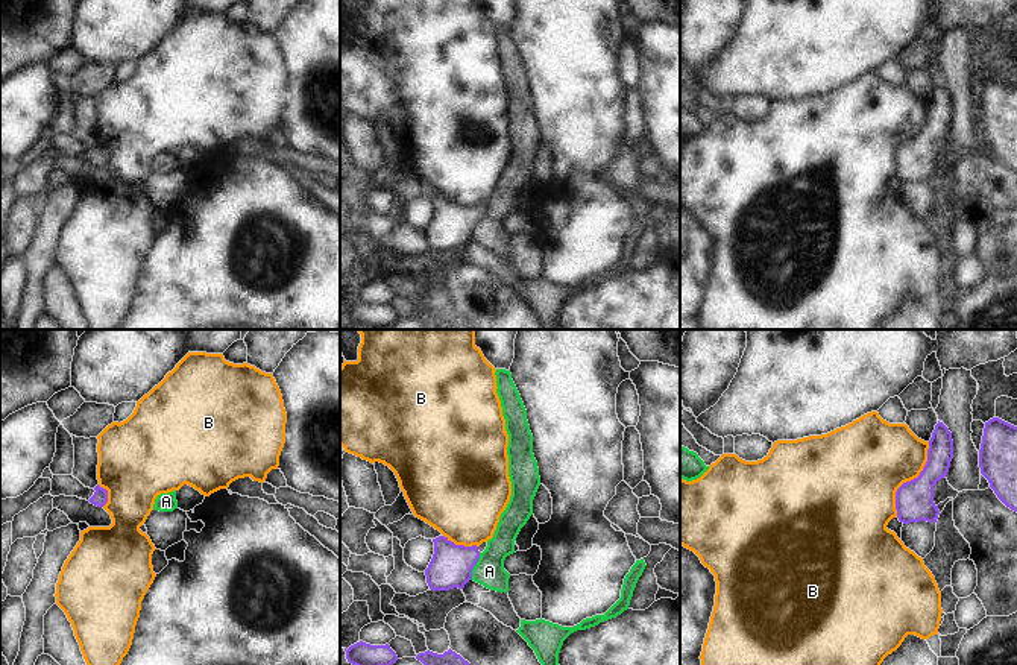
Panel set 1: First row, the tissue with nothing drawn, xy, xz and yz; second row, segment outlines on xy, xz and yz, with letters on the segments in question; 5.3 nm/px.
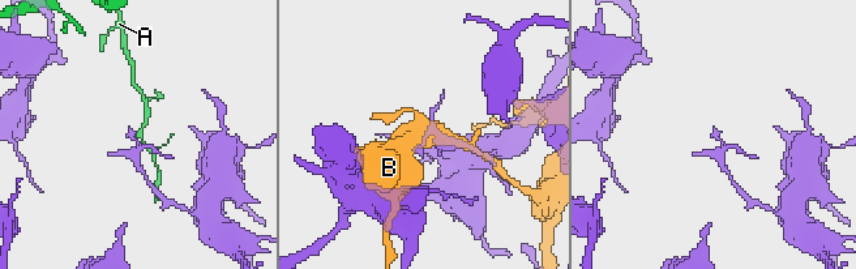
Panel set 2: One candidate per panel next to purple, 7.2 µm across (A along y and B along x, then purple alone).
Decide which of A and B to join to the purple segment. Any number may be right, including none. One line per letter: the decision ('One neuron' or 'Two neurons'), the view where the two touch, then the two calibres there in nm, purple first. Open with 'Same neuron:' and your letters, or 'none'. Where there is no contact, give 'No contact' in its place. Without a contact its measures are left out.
Same neuron: none
A: Two neurons. Touches purple in xz. Thickness 220 nm (purple) against 160 nm
B: Two neurons. Touches purple in yz. Thickness 200 nm (purple) against 420 nm.

